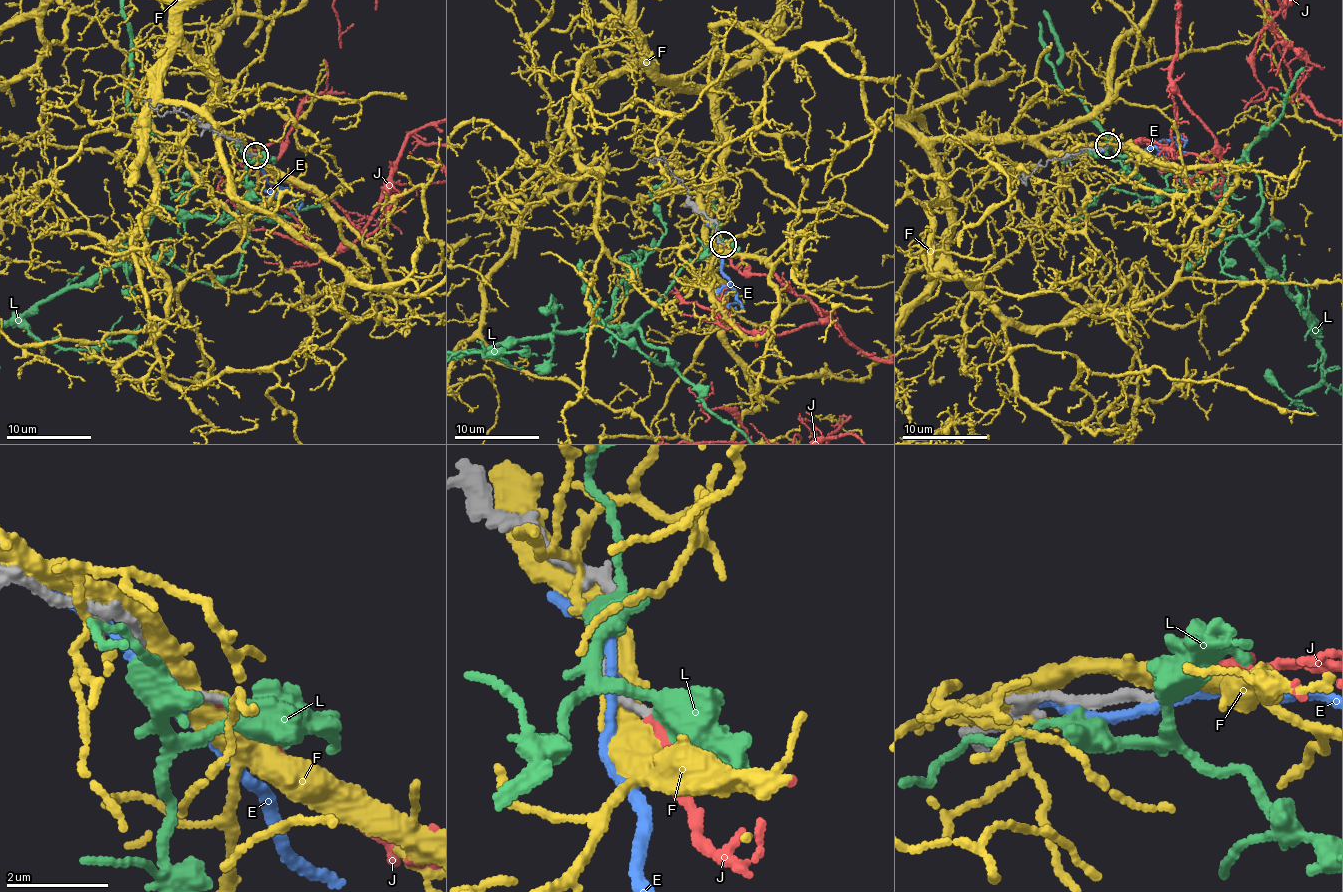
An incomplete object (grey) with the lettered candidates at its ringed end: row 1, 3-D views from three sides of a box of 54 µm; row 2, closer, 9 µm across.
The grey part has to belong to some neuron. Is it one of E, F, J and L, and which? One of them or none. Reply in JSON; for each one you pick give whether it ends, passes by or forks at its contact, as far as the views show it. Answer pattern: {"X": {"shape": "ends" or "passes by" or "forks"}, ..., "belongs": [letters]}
{"J": {"shape": "ends"}, "belongs": ["J"]}

